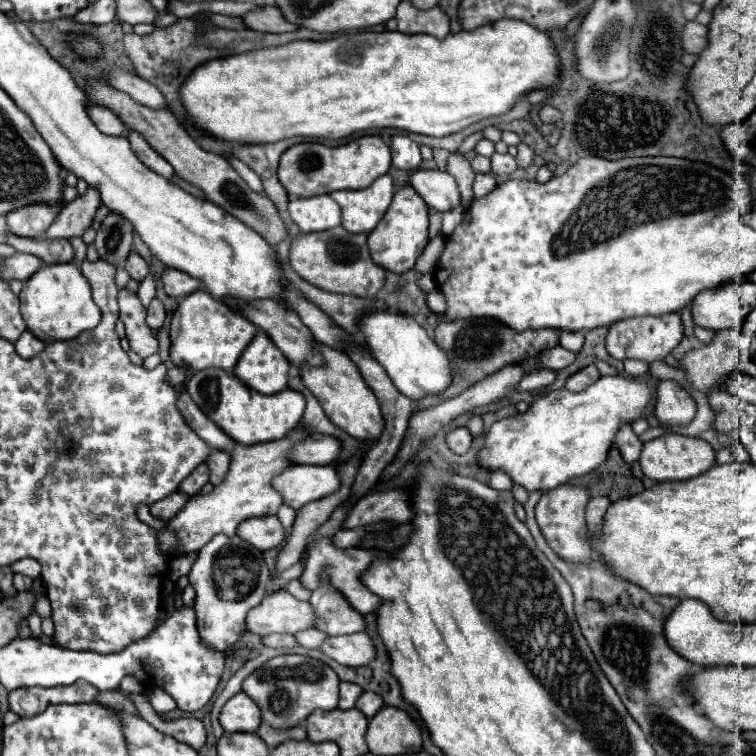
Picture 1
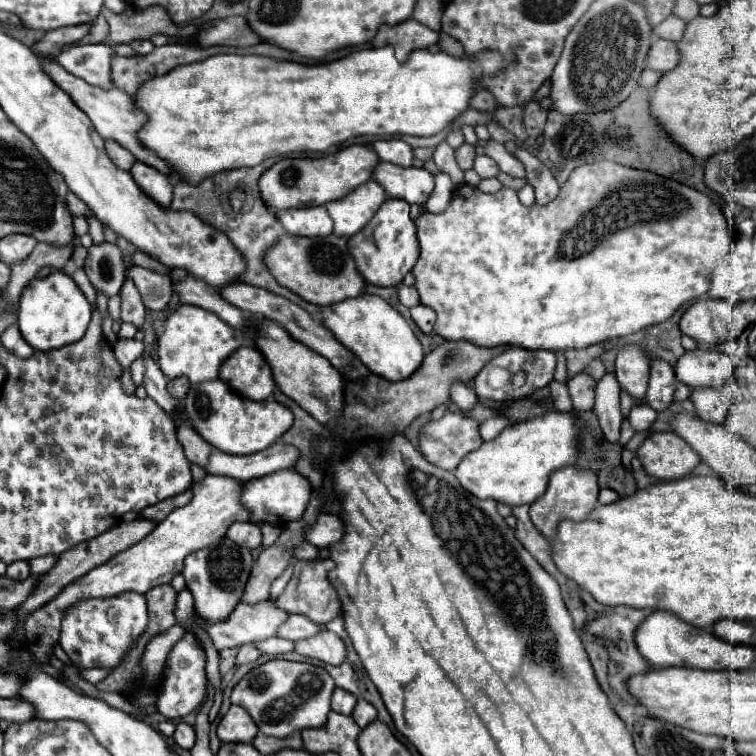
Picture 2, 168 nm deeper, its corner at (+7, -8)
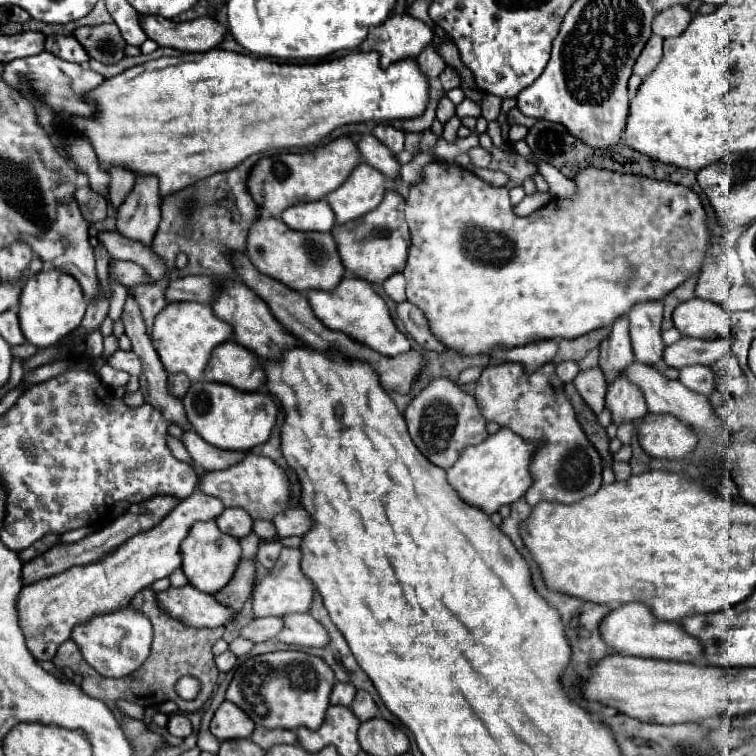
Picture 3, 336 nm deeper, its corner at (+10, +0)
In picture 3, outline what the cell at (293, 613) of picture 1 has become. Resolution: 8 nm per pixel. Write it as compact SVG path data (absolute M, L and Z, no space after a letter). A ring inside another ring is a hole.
M194 585L170 587L158 593L158 603L174 619L182 621L188 627L226 627L238 619L238 611L216 601L212 595L198 591Z

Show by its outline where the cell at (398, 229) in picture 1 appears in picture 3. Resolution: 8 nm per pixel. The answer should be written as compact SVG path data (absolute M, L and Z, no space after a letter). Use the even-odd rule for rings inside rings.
M392 189L386 191L382 203L374 211L348 221L346 225L334 225L332 235L346 271L370 283L384 283L388 277L404 269L408 257L410 233L404 219L404 197Z

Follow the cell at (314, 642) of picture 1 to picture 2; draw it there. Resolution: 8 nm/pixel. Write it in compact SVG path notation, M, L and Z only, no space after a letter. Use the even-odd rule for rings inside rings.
M269 637L269 641L257 641L257 643L253 643L253 647L257 647L257 651L261 655L279 655L279 653L293 651L293 641L279 639L279 637Z

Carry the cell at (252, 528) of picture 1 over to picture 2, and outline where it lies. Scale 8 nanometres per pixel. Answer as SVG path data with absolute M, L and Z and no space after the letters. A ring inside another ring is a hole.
M233 523L229 529L227 529L227 537L241 545L241 547L247 547L247 549L255 549L255 547L261 547L261 529L259 525L255 523Z

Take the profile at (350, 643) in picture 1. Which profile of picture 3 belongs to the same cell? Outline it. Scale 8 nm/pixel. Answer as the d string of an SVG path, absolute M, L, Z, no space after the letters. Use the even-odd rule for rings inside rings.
M286 615L286 625L282 633L278 633L278 639L288 645L300 645L300 647L324 647L330 643L330 635L322 623L318 623L312 615Z

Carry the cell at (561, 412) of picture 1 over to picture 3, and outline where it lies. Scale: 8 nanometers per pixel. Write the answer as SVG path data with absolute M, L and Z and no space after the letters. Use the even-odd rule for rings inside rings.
M502 427L480 445L466 447L460 453L458 461L448 469L448 481L466 503L492 515L502 505L512 505L514 501L524 497L524 493L530 489L530 485L534 483L530 463L536 449L538 441L526 441L514 431Z

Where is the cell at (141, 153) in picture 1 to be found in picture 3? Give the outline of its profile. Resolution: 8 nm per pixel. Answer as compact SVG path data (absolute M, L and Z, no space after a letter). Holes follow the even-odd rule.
M138 175L134 189L118 209L118 231L130 239L150 245L160 223L160 203L162 197L158 189L158 177Z

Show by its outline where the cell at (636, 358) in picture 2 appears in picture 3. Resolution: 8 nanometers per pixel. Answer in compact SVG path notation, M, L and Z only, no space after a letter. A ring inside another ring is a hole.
M618 377L606 391L606 407L612 411L612 421L620 425L622 421L636 421L642 419L648 409L644 395L640 389L628 379L628 377Z

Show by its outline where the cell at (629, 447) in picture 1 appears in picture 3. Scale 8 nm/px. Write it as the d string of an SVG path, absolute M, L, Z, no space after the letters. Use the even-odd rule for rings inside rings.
M620 317L612 327L610 337L606 337L606 341L600 345L600 369L606 377L606 383L610 385L632 361L634 355L628 335L628 317Z

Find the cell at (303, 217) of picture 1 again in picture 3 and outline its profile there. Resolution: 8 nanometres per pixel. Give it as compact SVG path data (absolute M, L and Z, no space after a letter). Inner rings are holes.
M326 201L298 203L282 213L282 221L296 231L330 231L334 227L334 211Z

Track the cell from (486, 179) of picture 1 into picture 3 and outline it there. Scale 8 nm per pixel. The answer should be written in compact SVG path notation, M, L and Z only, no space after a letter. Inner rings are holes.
M472 167L470 169L476 177L480 177L484 183L492 185L492 187L500 187L500 185L506 185L506 175L502 171L492 171L492 169L476 169Z

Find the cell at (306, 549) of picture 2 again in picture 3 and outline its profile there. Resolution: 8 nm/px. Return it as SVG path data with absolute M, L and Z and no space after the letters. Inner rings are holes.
M254 521L254 529L252 531L262 539L278 539L276 529L274 529L274 525L270 521Z

